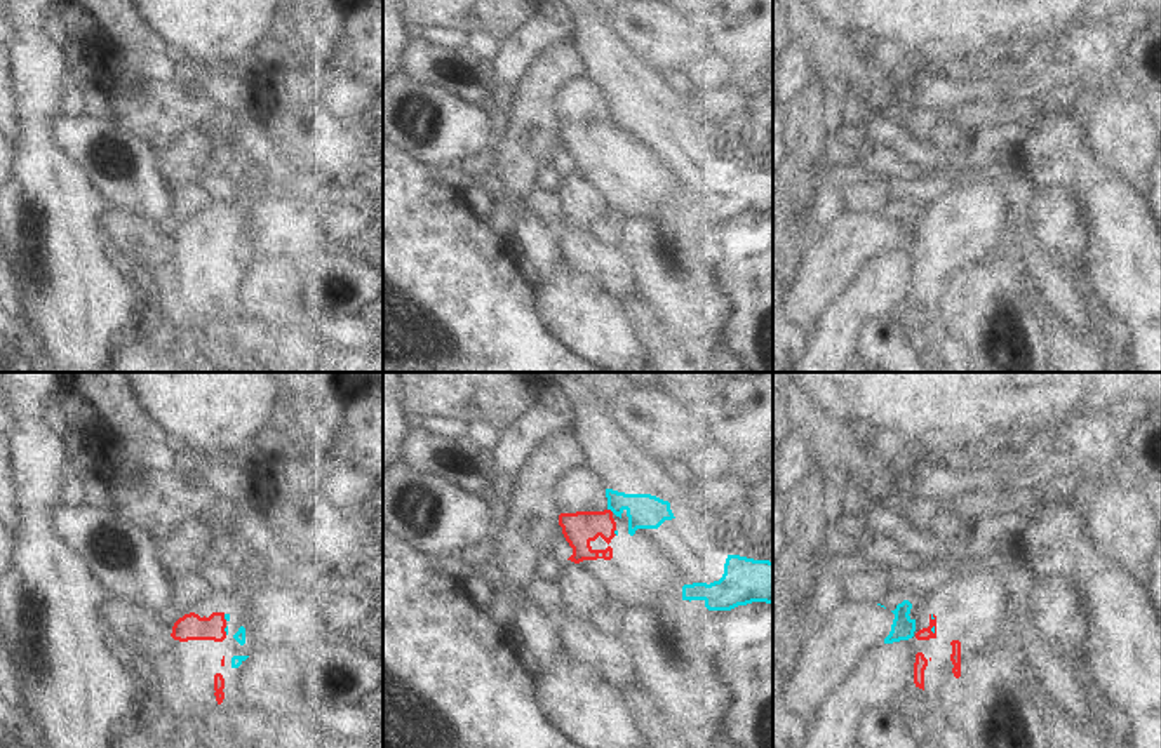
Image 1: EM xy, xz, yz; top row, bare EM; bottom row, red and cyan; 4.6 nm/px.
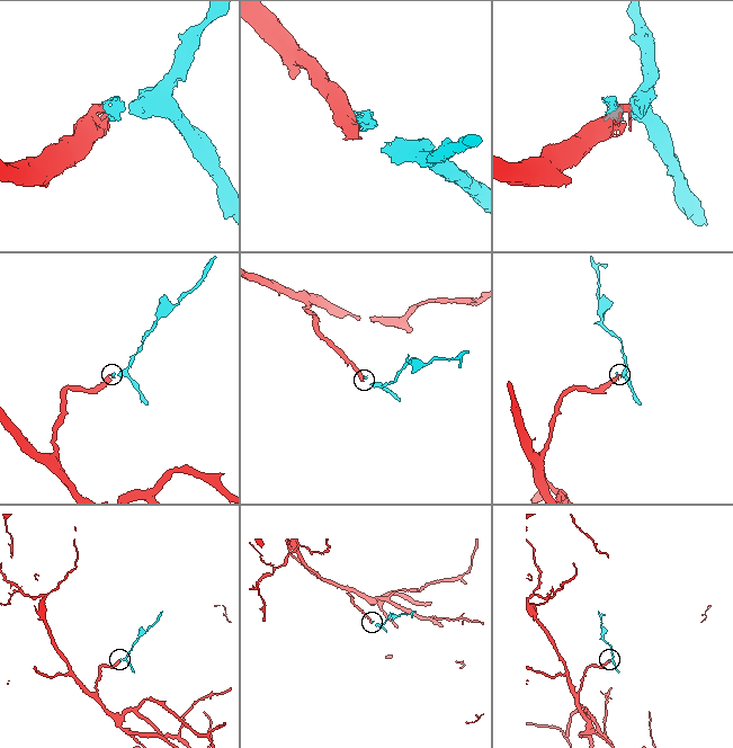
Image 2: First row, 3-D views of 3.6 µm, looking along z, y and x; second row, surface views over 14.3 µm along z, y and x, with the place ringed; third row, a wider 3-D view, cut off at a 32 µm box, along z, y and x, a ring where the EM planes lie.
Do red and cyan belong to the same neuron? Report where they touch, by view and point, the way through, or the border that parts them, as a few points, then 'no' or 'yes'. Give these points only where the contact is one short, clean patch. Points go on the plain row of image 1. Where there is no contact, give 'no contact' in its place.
contact xz (610, 120); border xz (608, 119), (613, 122); no

